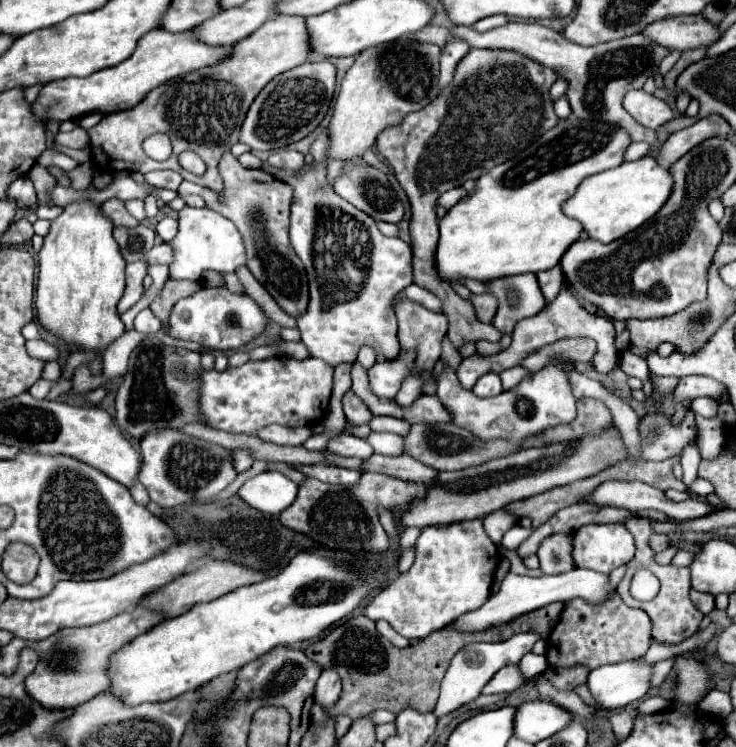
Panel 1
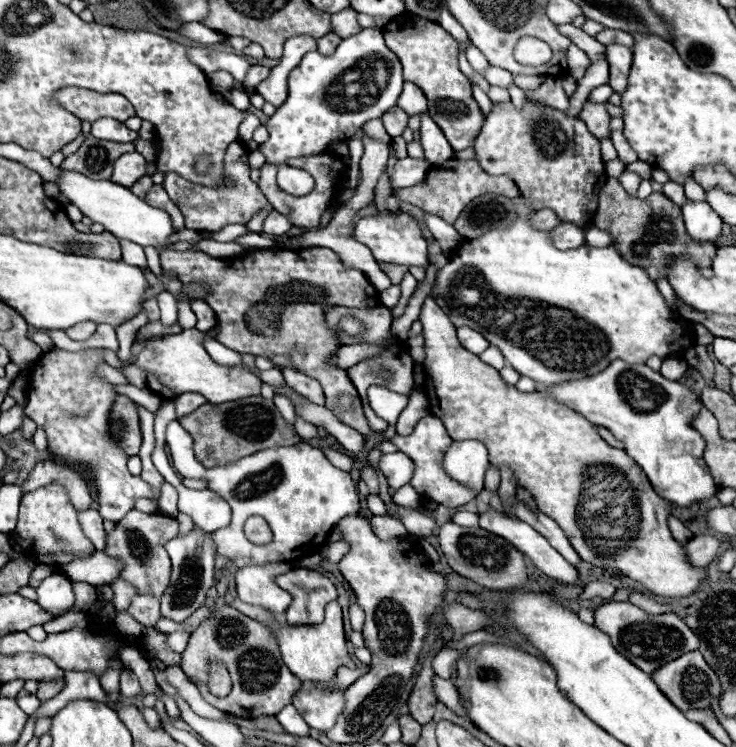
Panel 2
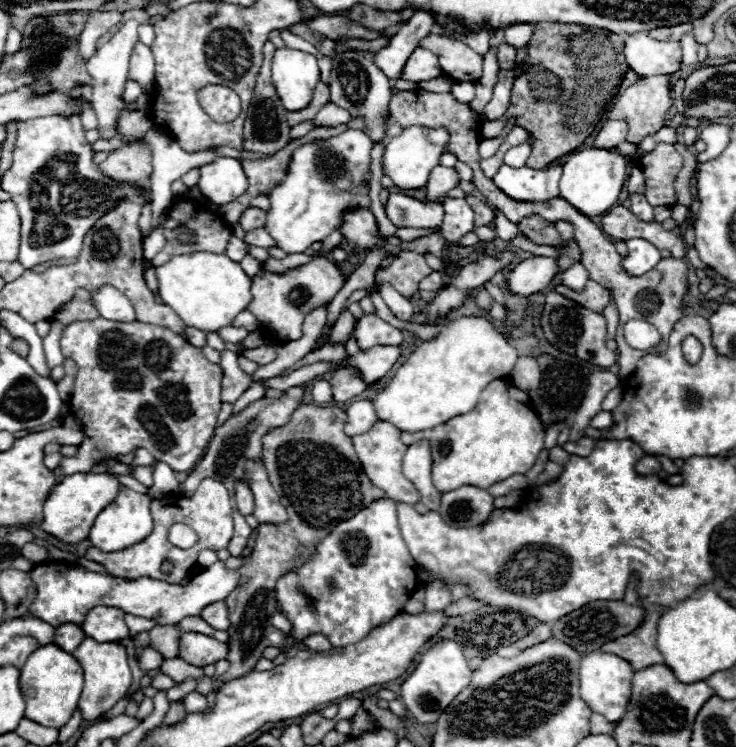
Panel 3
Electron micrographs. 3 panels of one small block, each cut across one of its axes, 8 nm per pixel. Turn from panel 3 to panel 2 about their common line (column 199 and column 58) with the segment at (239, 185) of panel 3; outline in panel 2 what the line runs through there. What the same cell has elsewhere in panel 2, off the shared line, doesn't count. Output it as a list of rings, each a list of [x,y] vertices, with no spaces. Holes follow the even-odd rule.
[[[62,170],[62,178],[56,182],[56,186],[60,188],[62,194],[66,194],[66,198],[74,206],[80,208],[80,212],[84,216],[92,218],[92,222],[102,224],[116,238],[130,240],[140,246],[154,246],[154,248],[172,244],[170,236],[174,234],[174,228],[172,228],[170,216],[164,210],[146,204],[142,198],[134,196],[128,188],[114,184],[110,180],[90,180],[78,172],[64,172],[64,170]]]

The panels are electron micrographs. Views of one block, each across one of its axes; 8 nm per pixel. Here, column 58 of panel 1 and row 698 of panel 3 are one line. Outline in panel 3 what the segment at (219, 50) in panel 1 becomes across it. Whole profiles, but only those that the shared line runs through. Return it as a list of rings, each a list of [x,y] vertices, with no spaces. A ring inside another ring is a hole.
[[[84,638],[84,642],[74,652],[74,658],[80,662],[84,670],[84,688],[80,694],[78,710],[84,720],[96,720],[106,714],[118,700],[122,700],[132,684],[132,672],[128,666],[126,648],[120,642],[94,642],[92,638]]]

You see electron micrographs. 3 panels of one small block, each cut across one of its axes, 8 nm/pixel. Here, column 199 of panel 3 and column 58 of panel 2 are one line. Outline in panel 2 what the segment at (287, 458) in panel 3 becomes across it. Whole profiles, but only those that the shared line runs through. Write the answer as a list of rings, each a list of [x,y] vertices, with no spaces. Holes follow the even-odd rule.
[[[56,680],[56,682],[40,682],[40,690],[36,694],[38,700],[45,701],[52,696],[56,696],[60,690],[64,688],[64,680]]]

